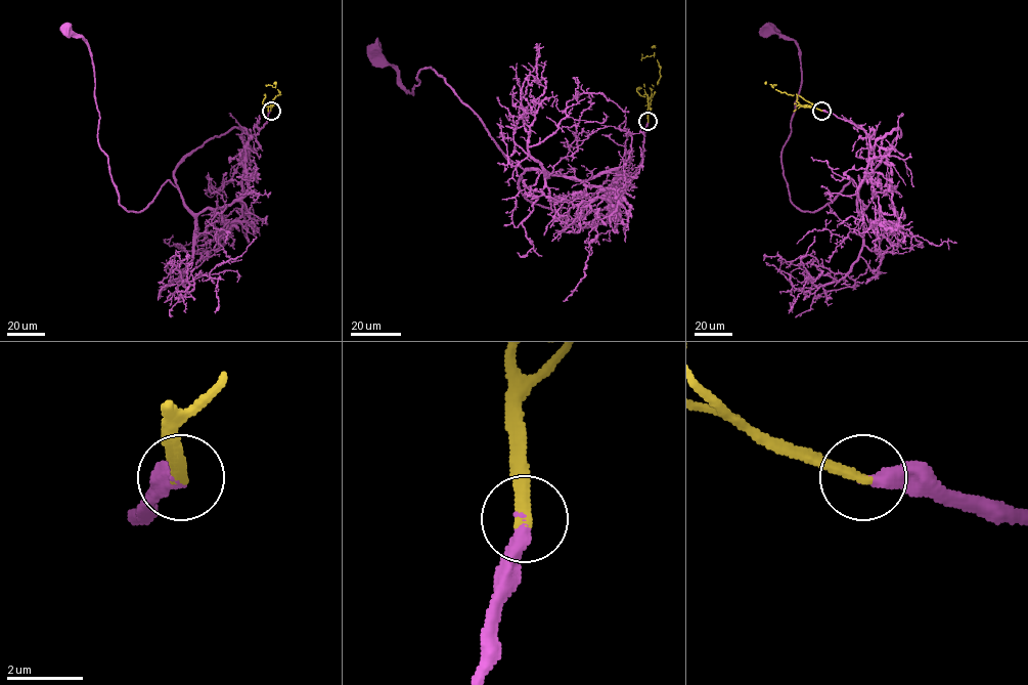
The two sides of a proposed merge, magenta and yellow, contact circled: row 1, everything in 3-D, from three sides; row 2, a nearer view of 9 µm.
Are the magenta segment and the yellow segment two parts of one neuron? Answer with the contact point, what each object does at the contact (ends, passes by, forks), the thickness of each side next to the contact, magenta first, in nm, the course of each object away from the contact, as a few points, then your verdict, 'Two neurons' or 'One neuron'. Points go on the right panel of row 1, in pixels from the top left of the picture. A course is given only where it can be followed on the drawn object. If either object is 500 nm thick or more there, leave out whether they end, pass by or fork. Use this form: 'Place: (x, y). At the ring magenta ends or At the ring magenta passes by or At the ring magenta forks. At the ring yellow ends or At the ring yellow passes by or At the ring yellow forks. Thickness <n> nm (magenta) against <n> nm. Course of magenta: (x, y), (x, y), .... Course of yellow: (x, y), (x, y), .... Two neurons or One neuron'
Place: (821, 111). At the ring magenta ends. At the ring yellow ends. Thickness 360 nm (magenta) against 320 nm. Course of magenta: (821, 110), (872, 138), (900, 136), (858, 188), (851, 180), (802, 211), (781, 164), (799, 51), (768, 30). Course of yellow: (821, 110), (799, 95), (780, 92), (771, 86). One neuron

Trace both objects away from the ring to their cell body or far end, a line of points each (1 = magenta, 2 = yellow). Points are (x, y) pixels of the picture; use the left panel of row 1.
1: (271, 110), (251, 138), (232, 127), (194, 148), (178, 188), (128, 211), (98, 143), (88, 43), (65, 30)
2: (271, 110), (272, 101), (279, 92), (271, 85), (266, 86)

